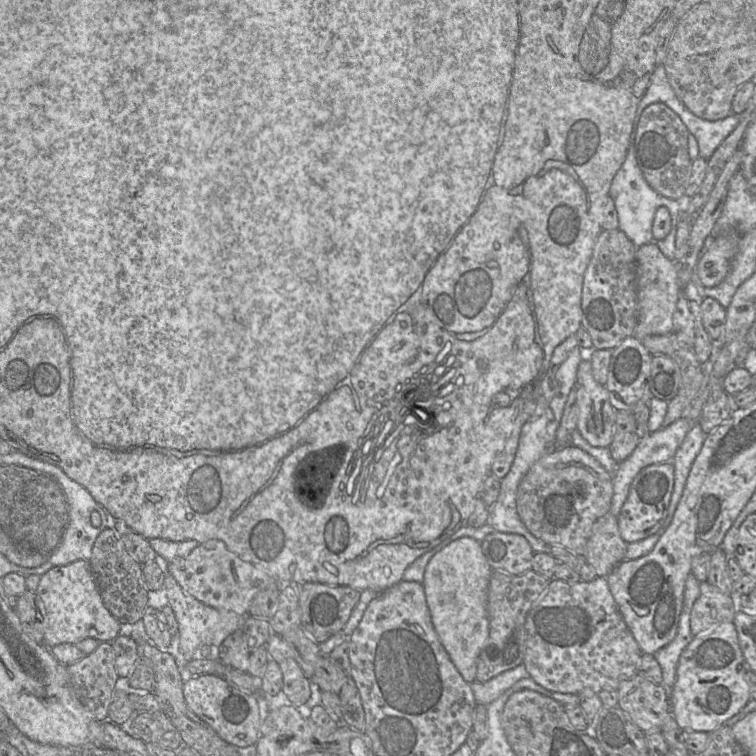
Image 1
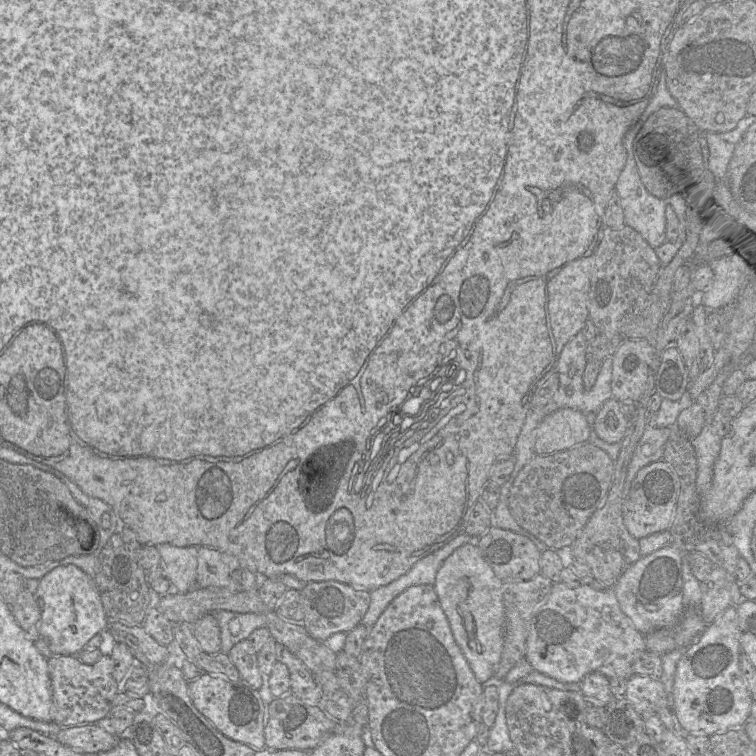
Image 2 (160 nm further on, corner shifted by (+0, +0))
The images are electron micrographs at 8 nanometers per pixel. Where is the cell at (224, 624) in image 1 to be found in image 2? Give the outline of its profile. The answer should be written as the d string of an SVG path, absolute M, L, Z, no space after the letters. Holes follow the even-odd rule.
M220 610L213 613L220 627L221 650L227 654L239 641L257 628L266 626L263 615Z

